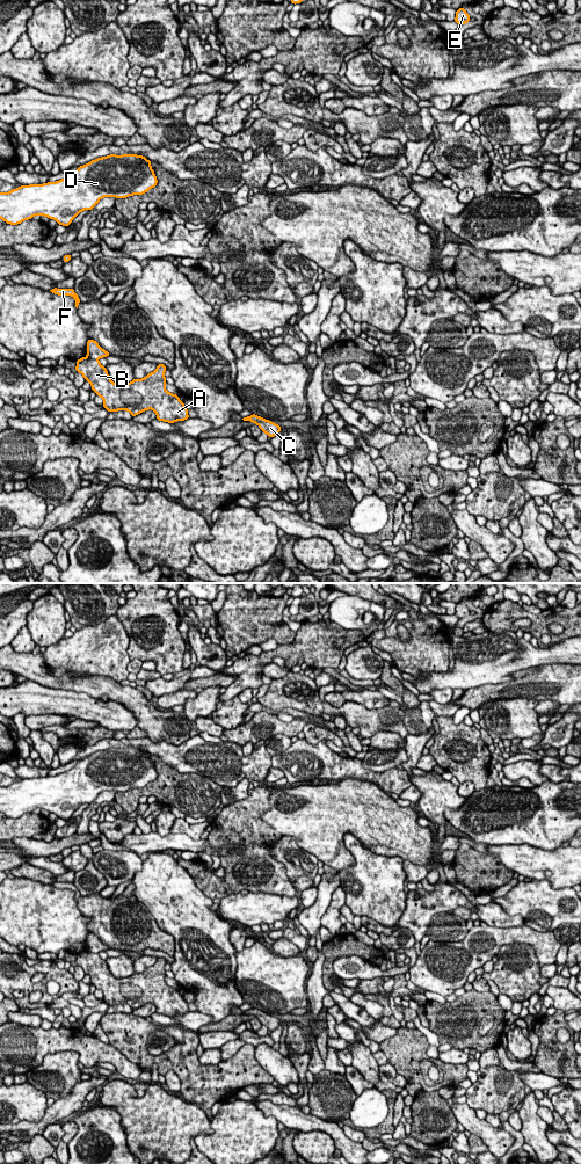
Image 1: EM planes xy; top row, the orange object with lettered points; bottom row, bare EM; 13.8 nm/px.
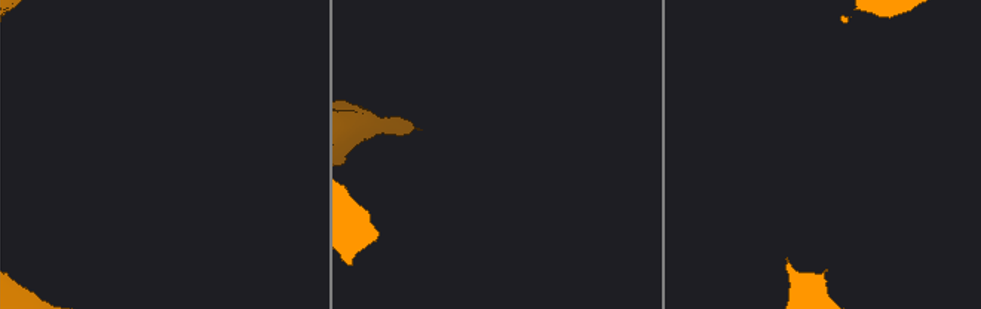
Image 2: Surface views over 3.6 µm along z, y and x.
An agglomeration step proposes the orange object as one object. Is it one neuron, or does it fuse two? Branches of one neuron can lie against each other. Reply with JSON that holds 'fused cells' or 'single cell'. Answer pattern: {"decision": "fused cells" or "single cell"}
{"decision": "fused cells"}

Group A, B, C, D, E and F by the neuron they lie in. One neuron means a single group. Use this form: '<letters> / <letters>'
A B C / D E F

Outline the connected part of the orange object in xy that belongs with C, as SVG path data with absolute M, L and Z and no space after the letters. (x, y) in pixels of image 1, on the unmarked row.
M255 1007L244 1011L242 1013L254 1016L255 1018L260 1020L261 1025L266 1026L269 1031L276 1030L282 1024L278 1018L269 1013L266 1013L261 1010L257 1010Z

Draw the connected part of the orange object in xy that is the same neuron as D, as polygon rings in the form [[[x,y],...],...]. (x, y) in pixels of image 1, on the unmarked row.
[[[110,748],[80,759],[74,767],[57,776],[21,779],[9,786],[0,786],[0,813],[17,819],[36,808],[55,813],[68,820],[83,803],[92,803],[101,792],[126,792],[143,788],[158,777],[151,755],[137,748]]]

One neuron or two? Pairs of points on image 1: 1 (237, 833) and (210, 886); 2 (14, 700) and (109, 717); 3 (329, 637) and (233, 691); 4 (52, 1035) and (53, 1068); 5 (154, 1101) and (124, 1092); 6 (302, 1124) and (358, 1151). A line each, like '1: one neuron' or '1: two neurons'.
1: one neuron
2: one neuron
3: one neuron
4: two neurons
5: one neuron
6: one neuron

